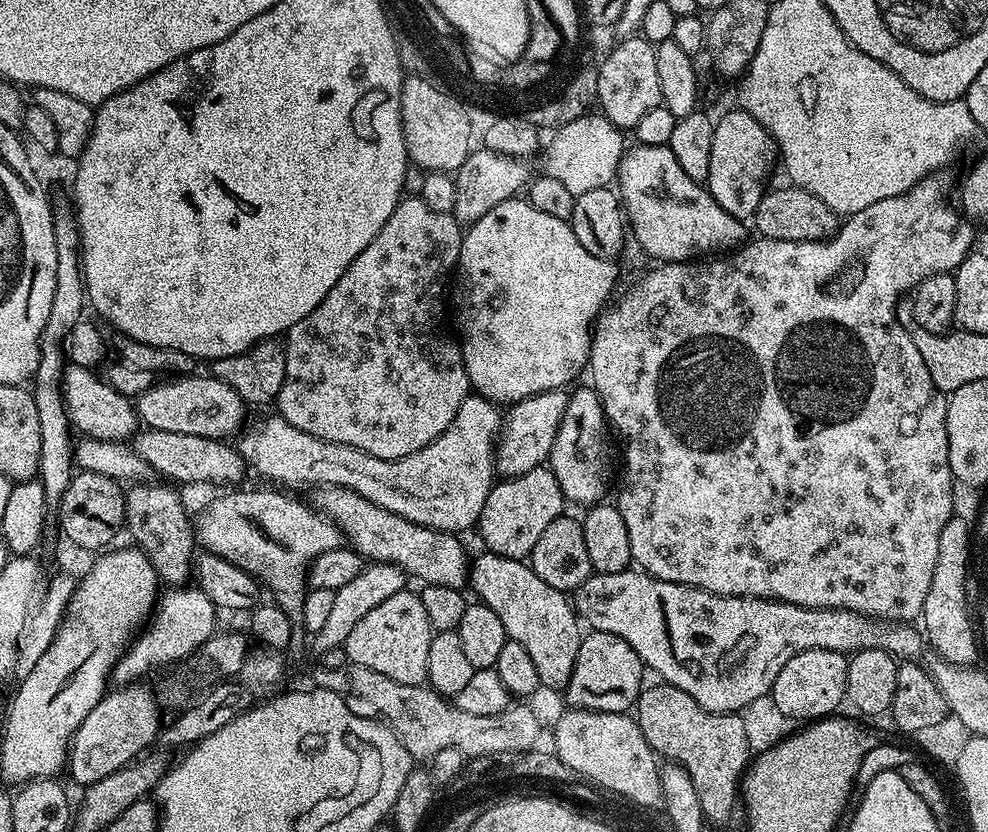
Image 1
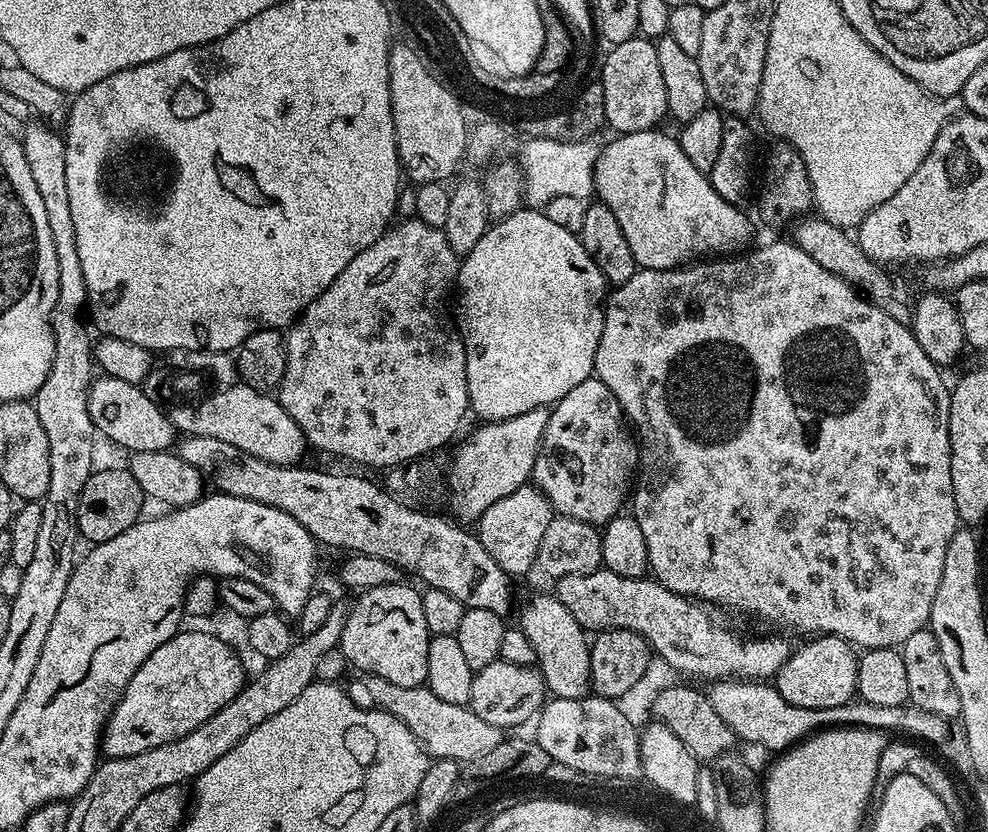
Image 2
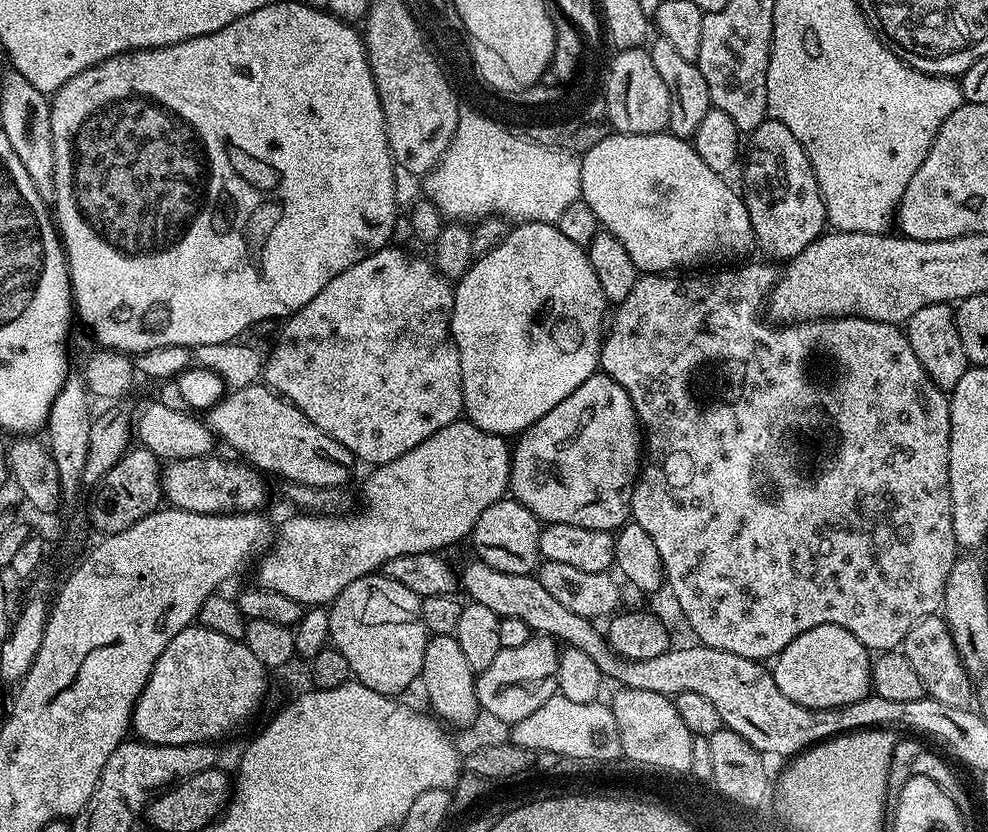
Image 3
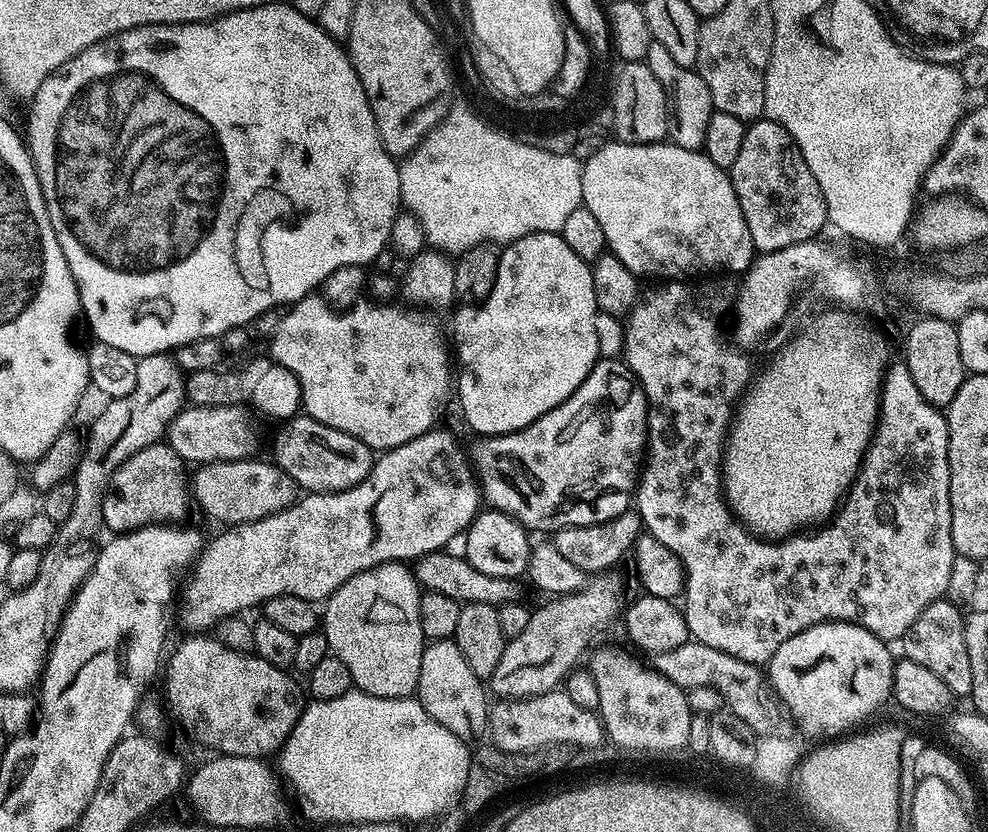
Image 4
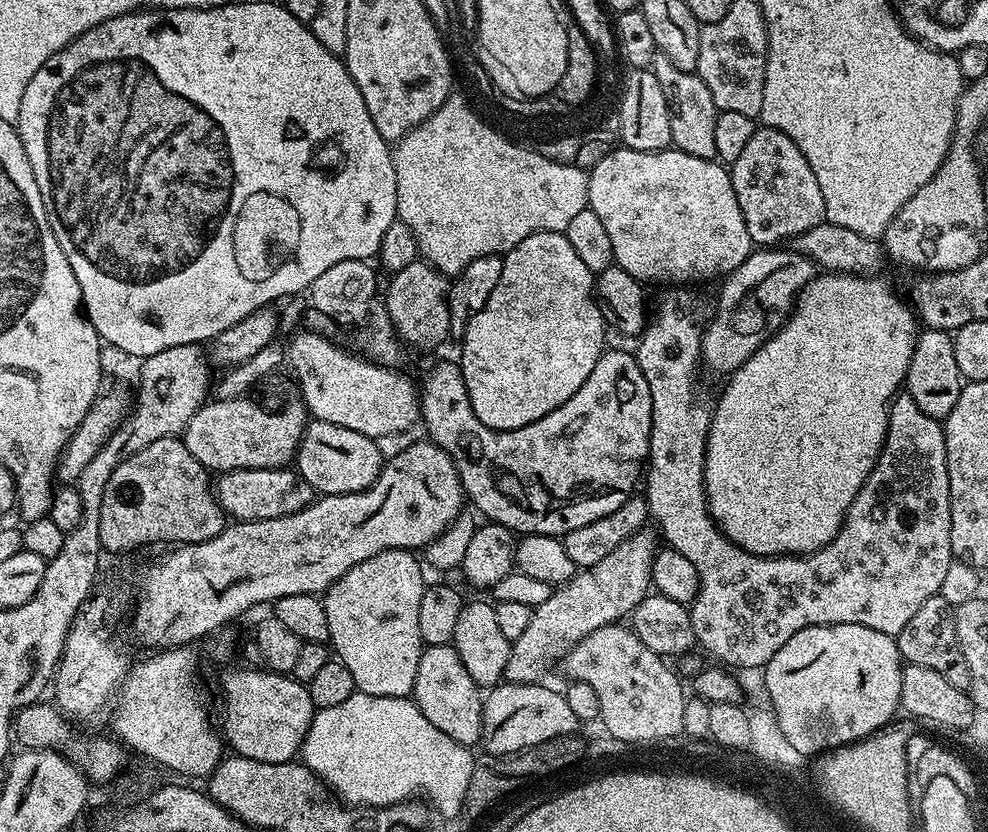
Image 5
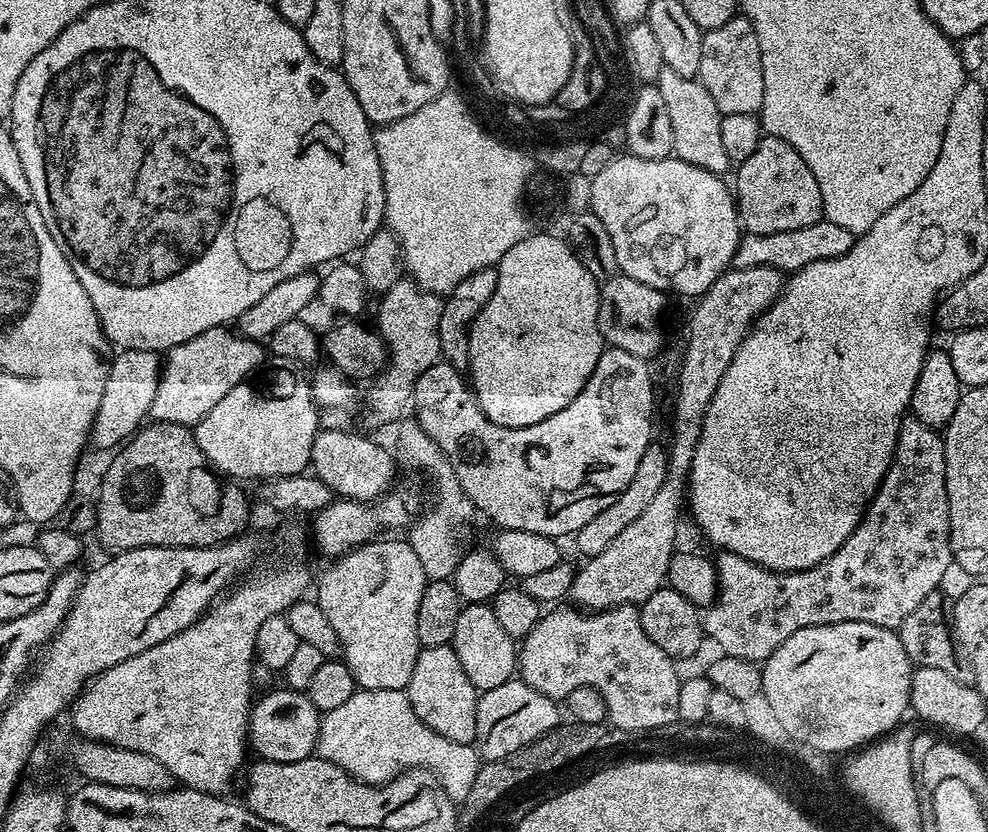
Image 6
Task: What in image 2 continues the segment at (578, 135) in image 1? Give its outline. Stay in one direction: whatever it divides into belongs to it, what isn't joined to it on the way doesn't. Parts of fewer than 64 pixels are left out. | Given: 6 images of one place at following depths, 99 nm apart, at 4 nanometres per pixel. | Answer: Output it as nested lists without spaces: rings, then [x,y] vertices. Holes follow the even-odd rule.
[[[589,138],[530,144],[527,160],[519,164],[524,172],[525,197],[533,200],[531,203],[536,206],[565,194],[587,201],[596,190],[596,160],[600,157],[600,148],[595,142],[595,139]]]

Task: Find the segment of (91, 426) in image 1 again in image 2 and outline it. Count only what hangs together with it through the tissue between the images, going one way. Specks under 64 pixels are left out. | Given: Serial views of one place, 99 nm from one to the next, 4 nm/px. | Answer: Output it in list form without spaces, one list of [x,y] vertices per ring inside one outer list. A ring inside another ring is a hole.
[[[105,374],[97,375],[88,391],[88,409],[97,433],[101,437],[105,436],[106,439],[113,440],[120,448],[128,448],[129,453],[167,452],[177,443],[176,428],[166,412],[163,412],[156,403],[153,397],[143,391],[141,385],[124,382]]]

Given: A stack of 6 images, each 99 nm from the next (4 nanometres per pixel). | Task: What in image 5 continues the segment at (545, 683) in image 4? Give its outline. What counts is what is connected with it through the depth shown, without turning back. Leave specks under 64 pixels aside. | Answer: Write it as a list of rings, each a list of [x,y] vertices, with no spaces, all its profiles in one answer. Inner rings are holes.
[[[648,531],[635,532],[622,546],[606,554],[602,562],[579,569],[567,584],[559,585],[542,606],[532,609],[530,626],[526,626],[522,638],[512,641],[510,662],[506,662],[504,671],[507,683],[537,683],[547,674],[548,659],[556,651],[567,649],[602,626],[631,617],[652,588],[652,563],[658,551],[658,536],[655,531]]]

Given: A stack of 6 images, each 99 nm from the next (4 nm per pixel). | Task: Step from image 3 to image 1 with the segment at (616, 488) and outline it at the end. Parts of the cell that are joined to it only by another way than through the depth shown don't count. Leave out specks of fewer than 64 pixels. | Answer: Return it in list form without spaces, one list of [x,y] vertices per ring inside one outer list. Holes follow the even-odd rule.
[[[591,386],[580,388],[569,395],[566,414],[562,414],[562,422],[558,426],[558,434],[554,438],[554,446],[550,450],[546,464],[552,469],[554,478],[558,478],[558,486],[562,486],[562,494],[565,501],[583,506],[599,504],[605,499],[604,491],[608,488],[608,471],[612,464],[608,461],[608,432],[610,436],[610,425],[607,416],[604,415],[604,407],[600,401],[600,395]]]

